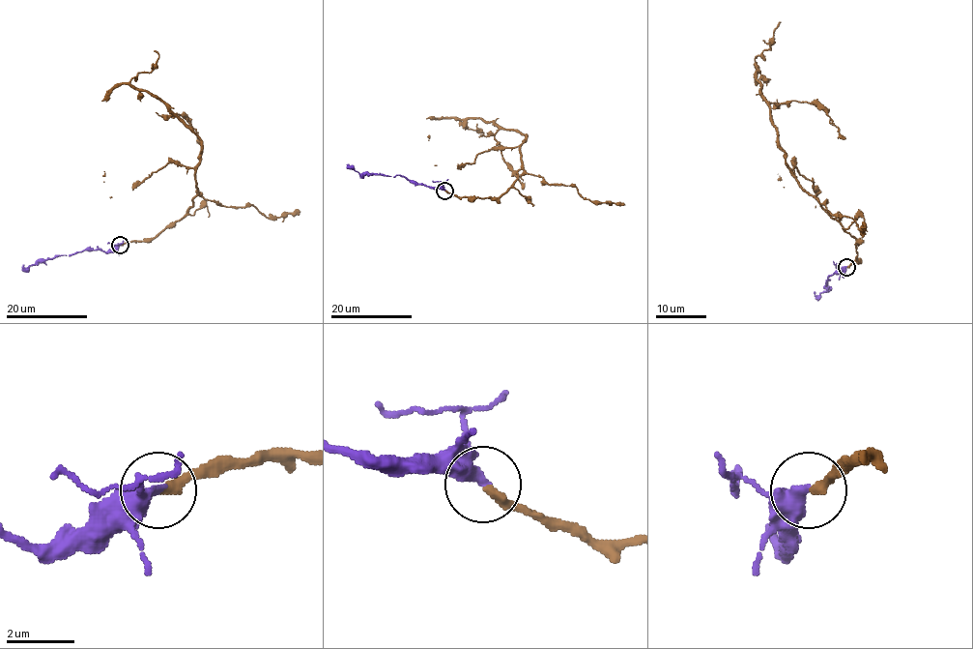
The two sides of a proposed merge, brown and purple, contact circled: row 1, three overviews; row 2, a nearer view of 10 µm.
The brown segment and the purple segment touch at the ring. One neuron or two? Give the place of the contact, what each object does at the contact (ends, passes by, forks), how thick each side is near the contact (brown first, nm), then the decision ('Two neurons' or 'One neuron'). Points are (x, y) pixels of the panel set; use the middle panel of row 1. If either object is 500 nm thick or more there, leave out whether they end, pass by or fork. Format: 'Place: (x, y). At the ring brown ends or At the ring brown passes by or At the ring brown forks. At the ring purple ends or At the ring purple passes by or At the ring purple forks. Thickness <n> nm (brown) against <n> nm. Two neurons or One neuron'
Place: (444, 191). At the ring brown ends. At the ring purple ends. Thickness 280 nm (brown) against 420 nm. One neuron

